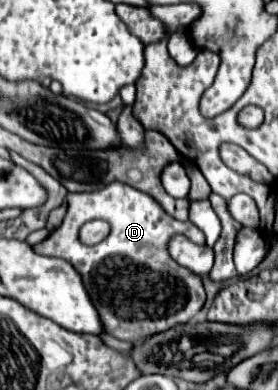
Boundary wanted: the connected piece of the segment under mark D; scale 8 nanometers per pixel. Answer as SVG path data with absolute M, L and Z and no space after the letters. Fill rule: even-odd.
M113 181L91 193L69 193L67 203L69 211L61 227L33 249L41 255L65 259L79 271L109 335L129 343L143 343L157 333L187 323L201 311L205 303L201 277L181 267L169 255L173 235L185 235L197 245L205 243L205 235L191 221L169 217L153 197L121 181ZM93 219L107 221L111 235L103 243L83 245L79 241L79 229L85 221Z

